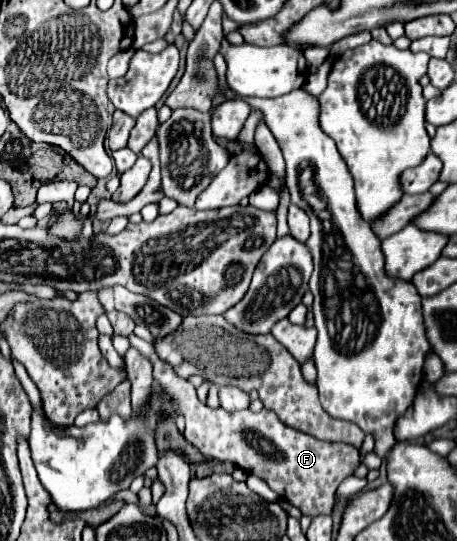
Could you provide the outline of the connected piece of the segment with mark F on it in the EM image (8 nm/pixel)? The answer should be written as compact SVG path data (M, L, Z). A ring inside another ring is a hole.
M131 334L129 340L133 348L141 350L141 354L147 354L147 358L151 358L153 380L167 394L173 396L175 404L185 416L187 442L193 444L205 458L231 462L243 468L247 474L259 476L269 484L273 492L277 492L281 498L285 498L287 502L291 502L311 518L319 514L331 514L339 484L347 476L351 476L359 466L359 450L355 450L353 446L339 446L337 442L335 444L319 442L309 434L285 426L275 412L265 408L257 414L251 410L241 410L241 412L225 412L223 408L213 410L199 402L195 388L189 380L175 376L171 366L159 360L159 356L153 350L153 344L141 340L135 334Z

